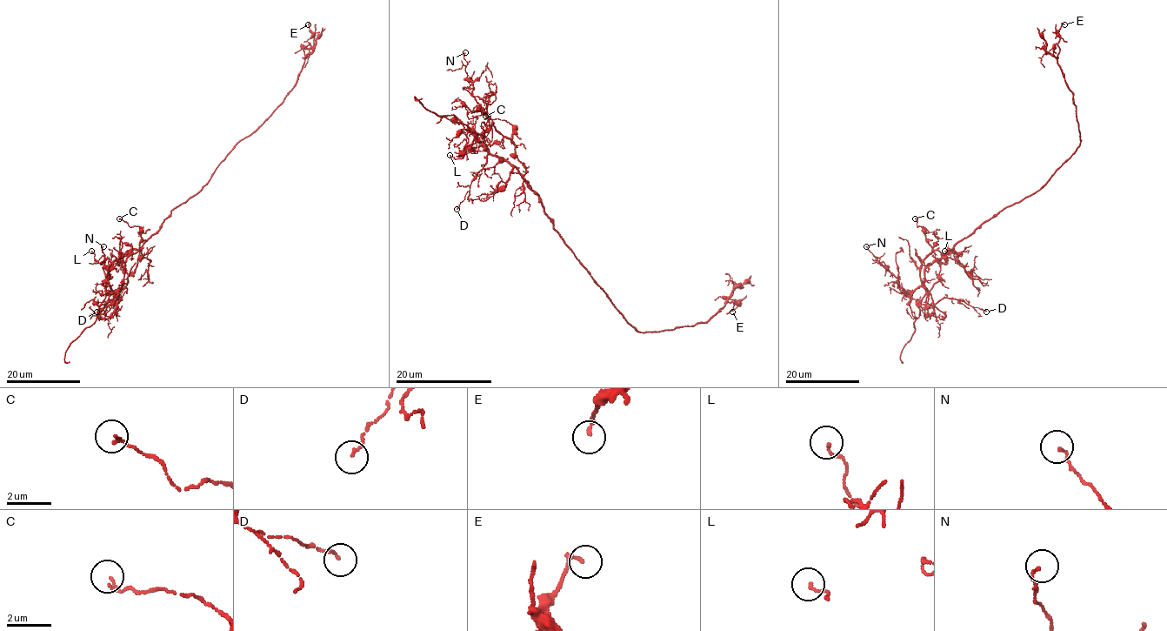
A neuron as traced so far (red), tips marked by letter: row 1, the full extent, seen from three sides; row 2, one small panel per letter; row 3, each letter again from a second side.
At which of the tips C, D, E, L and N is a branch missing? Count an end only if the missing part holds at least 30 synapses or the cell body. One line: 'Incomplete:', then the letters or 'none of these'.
Incomplete: none of these

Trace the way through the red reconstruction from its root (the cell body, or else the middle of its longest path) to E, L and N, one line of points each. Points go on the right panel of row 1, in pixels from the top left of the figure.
E: (1001, 210), (1038, 190), (1080, 144), (1073, 93), (1056, 62), (1059, 30), (1061, 25), (1064, 24)
L: (1001, 210), (925, 269), (924, 285), (927, 292), (938, 279), (940, 264), (948, 260), (944, 251)
N: (1001, 210), (925, 269), (927, 292), (917, 286), (908, 294), (885, 264), (866, 246)

